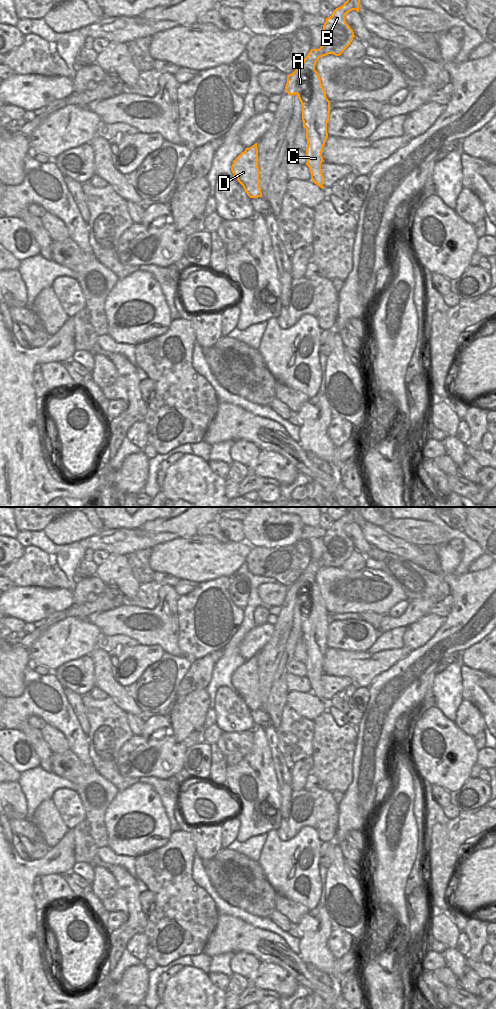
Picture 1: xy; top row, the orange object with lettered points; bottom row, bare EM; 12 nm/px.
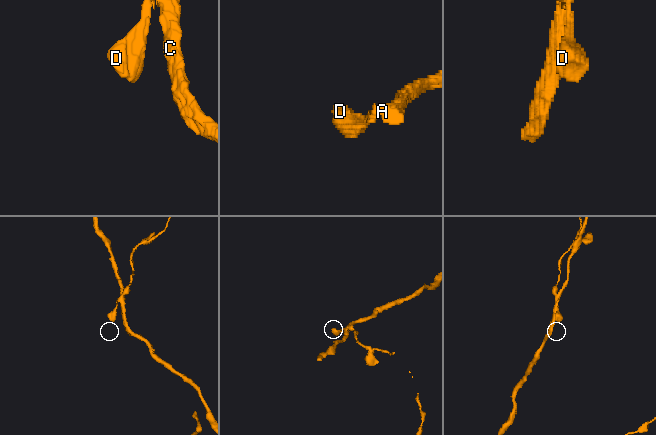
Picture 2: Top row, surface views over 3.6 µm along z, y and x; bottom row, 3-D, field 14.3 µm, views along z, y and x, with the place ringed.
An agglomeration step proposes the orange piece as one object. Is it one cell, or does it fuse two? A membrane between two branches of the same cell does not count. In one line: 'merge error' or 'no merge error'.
merge error

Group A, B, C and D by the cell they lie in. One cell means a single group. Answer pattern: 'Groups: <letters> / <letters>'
Groups: A B D / C.

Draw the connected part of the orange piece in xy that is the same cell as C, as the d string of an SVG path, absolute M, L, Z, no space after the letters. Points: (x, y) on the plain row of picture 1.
M313 584L314 605L309 613L303 613L302 633L306 641L307 661L306 677L310 681L311 692L320 700L323 699L321 676L323 659L328 649L327 635L329 633L330 613L326 609L318 584Z

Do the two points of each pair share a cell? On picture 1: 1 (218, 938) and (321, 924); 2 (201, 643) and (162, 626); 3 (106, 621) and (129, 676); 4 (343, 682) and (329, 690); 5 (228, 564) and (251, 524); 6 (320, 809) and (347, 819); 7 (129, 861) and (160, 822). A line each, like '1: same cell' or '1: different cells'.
1: different cells
2: different cells
3: different cells
4: same cell
5: different cells
6: different cells
7: different cells

